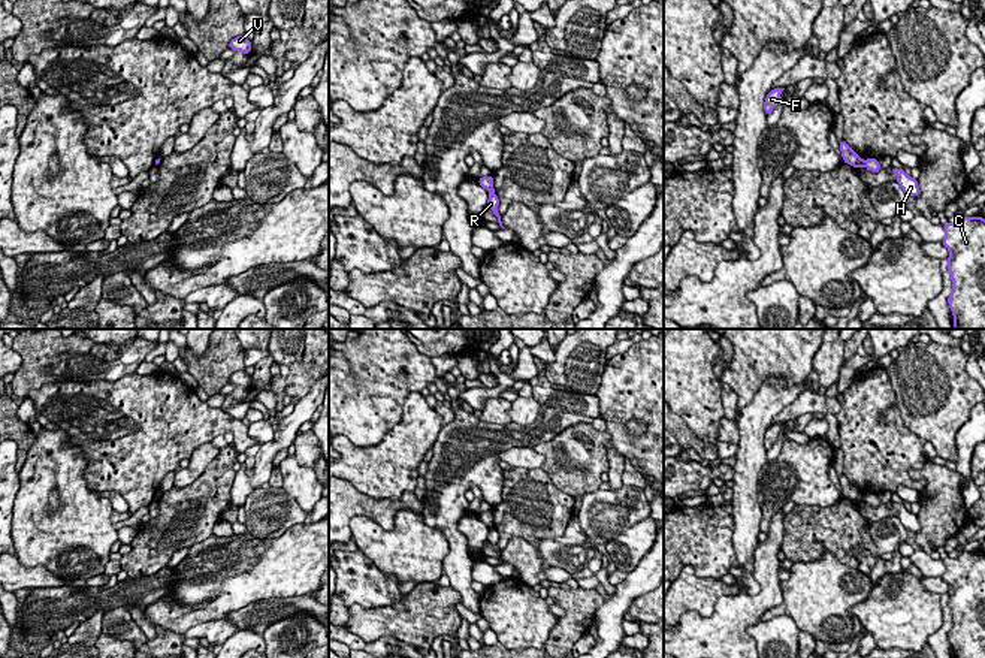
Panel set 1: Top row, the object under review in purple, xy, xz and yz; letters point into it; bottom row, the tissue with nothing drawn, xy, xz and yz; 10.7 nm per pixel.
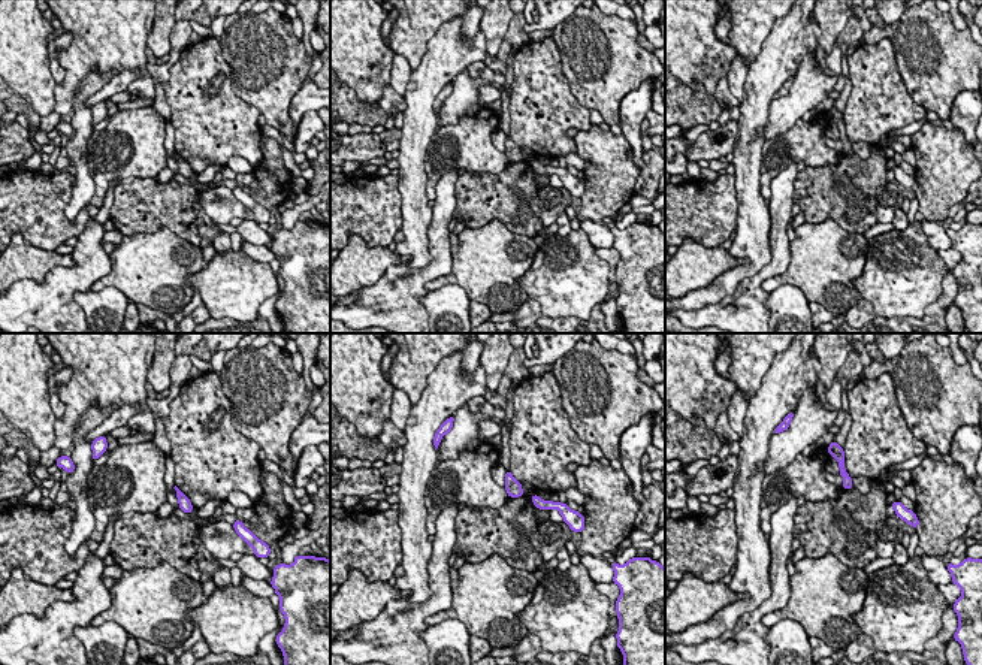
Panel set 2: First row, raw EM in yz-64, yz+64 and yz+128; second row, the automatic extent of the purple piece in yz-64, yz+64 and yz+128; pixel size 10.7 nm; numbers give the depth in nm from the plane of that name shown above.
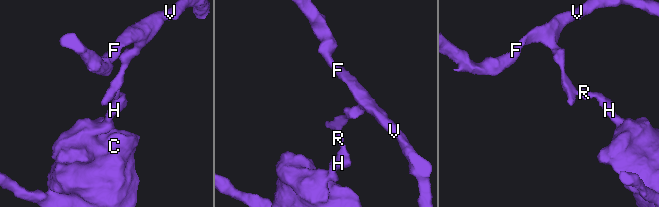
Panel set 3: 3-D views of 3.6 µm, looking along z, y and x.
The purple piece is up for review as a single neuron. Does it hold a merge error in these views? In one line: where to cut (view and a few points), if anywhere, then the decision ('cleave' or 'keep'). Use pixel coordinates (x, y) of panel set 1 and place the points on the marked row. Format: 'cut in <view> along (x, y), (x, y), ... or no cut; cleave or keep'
cut in yz along (864, 160), (861, 165); cleave

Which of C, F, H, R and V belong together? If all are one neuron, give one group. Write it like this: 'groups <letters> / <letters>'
groups C H R / F V

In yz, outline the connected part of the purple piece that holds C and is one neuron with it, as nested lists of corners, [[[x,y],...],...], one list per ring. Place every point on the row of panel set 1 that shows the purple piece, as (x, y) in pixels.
[[[985,218],[946,223],[942,244],[949,250],[952,329],[985,329]]]

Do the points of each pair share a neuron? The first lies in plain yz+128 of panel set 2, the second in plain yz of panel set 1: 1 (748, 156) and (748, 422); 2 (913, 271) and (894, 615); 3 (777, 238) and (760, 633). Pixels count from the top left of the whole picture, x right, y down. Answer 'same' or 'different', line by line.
1: same
2: same
3: different

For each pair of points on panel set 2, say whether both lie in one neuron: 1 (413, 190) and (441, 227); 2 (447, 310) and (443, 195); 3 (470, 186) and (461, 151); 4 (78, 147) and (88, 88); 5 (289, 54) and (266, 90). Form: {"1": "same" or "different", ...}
{"1": "different", "2": "different", "3": "different", "4": "same", "5": "same"}

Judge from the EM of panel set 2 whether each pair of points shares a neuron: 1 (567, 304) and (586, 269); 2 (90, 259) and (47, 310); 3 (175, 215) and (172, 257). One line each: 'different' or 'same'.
1: same
2: same
3: different

